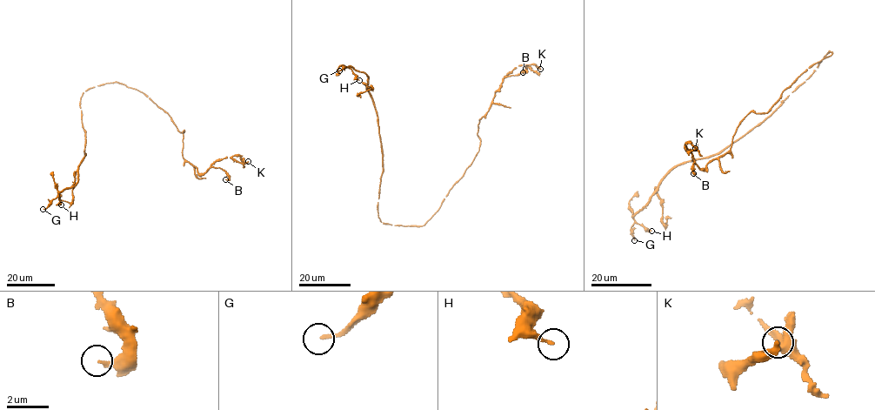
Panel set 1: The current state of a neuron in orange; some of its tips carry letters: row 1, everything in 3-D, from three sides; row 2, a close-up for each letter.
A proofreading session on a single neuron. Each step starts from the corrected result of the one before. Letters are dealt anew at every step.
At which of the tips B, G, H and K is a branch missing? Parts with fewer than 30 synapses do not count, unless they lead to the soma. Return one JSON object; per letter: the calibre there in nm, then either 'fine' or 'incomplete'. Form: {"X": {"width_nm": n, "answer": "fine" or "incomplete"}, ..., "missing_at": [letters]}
{"B": {"width_nm": 190, "answer": "fine"}, "G": {"width_nm": 170, "answer": "fine"}, "H": {"width_nm": 220, "answer": "fine"}, "K": {"width_nm": 300, "answer": "incomplete"}, "missing_at": ["K"]}

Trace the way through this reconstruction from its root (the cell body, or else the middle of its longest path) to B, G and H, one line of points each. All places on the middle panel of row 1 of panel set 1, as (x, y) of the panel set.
B: (408, 225), (423, 225), (438, 209), (478, 151), (479, 119), (489, 110), (496, 90), (505, 77), (523, 72)
G: (408, 225), (383, 224), (378, 216), (383, 155), (368, 77), (352, 67), (339, 70)
H: (408, 225), (383, 224), (378, 216), (383, 160), (377, 112), (367, 87), (368, 77), (350, 67), (359, 80)

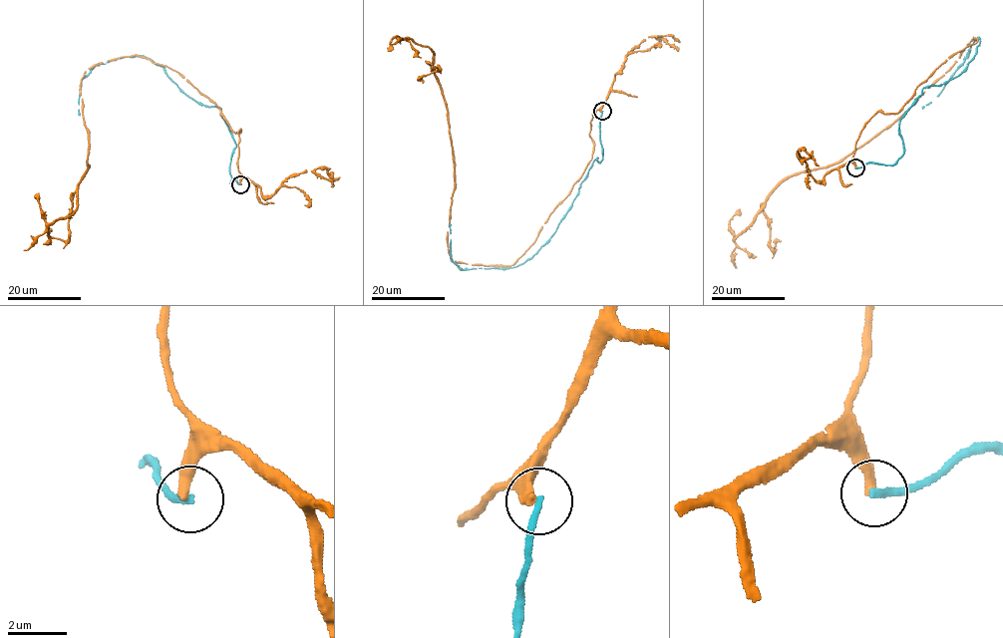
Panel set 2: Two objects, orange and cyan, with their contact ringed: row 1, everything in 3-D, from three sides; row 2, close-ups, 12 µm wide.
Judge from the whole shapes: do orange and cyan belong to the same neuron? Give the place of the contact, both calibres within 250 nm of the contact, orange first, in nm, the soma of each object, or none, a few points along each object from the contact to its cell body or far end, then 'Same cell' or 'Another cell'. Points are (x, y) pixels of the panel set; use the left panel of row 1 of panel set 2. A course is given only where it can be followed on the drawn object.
Place: (240, 184). Thickness 360 nm (orange) against 240 nm. Soma of orange: none. Soma of cyan: none. Course of orange: (240, 183), (241, 132), (184, 78), (131, 55), (80, 84), (90, 164), (76, 208), (49, 223), (38, 193). Course of cyan: (240, 183), (230, 183), (236, 145), (220, 108), (189, 97), (148, 58), (98, 63), (81, 82), (79, 116). Another cell

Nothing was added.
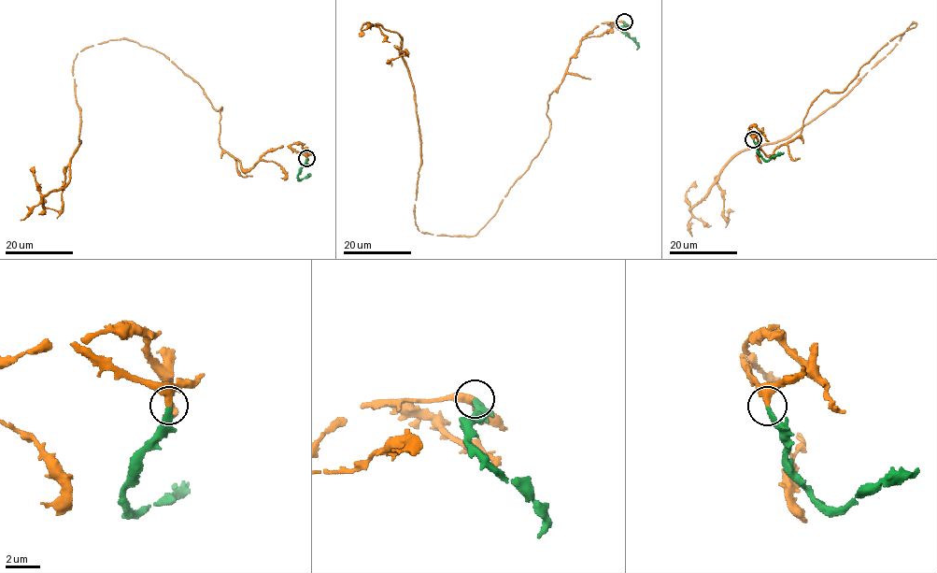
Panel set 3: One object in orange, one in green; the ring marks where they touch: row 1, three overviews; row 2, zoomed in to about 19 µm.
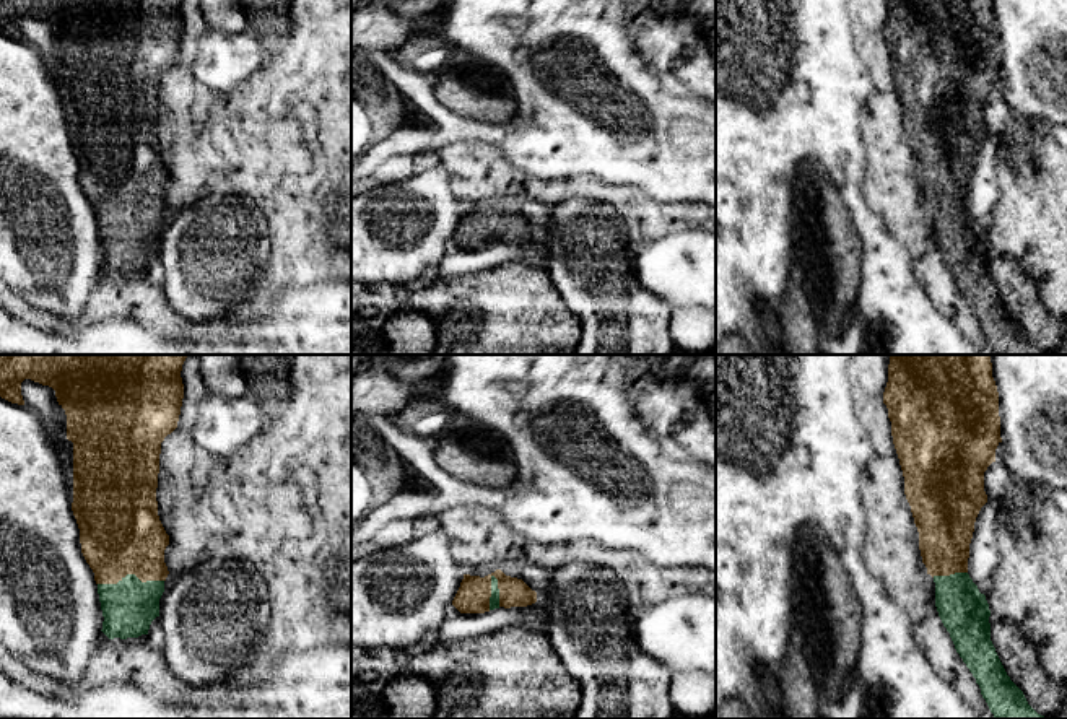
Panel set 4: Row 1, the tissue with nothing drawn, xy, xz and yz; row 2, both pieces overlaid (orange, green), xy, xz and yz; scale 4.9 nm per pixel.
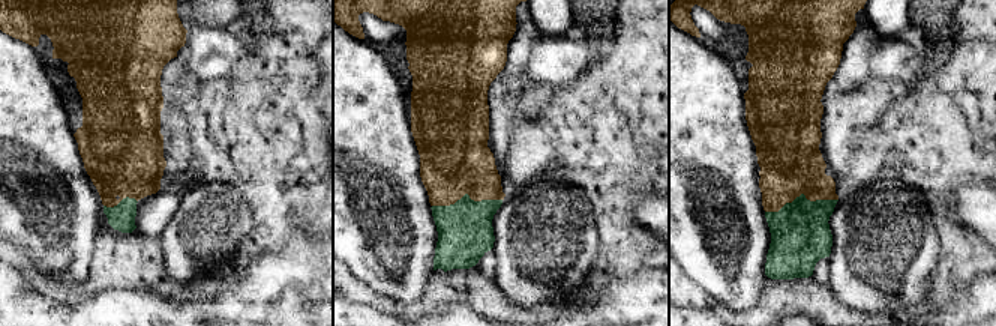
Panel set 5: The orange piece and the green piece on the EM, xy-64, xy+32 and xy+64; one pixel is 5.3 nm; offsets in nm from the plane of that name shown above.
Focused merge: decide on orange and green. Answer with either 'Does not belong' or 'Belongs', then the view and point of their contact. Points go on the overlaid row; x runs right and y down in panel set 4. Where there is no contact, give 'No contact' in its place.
Belongs. Touches orange at xy (130, 573)

